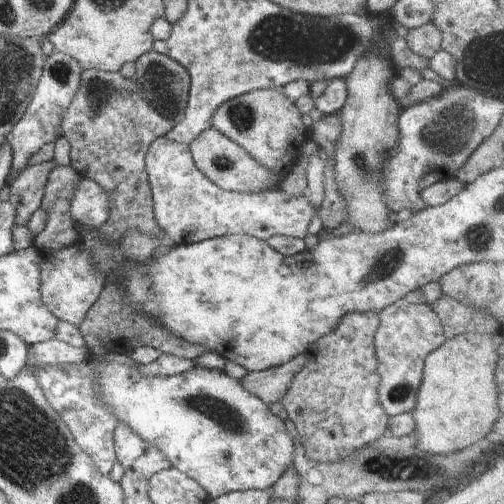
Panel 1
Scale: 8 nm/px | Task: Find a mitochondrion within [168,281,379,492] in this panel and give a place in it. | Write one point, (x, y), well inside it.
(217, 410)

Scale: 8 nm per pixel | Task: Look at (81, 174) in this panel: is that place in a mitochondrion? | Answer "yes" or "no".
no

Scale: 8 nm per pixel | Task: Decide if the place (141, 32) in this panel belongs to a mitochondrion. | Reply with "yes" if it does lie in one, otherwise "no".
no

